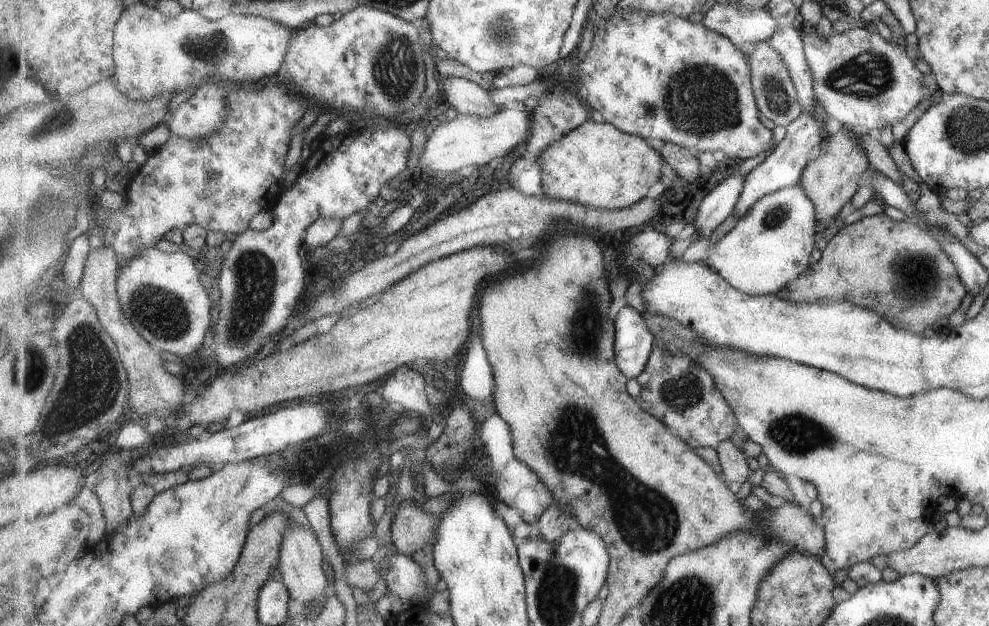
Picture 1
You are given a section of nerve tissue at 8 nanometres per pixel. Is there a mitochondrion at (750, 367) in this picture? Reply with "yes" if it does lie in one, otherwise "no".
no

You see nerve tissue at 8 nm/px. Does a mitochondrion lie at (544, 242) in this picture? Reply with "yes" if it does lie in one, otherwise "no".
no

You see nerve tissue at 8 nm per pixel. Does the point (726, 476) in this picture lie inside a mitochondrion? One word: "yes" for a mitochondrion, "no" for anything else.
no

